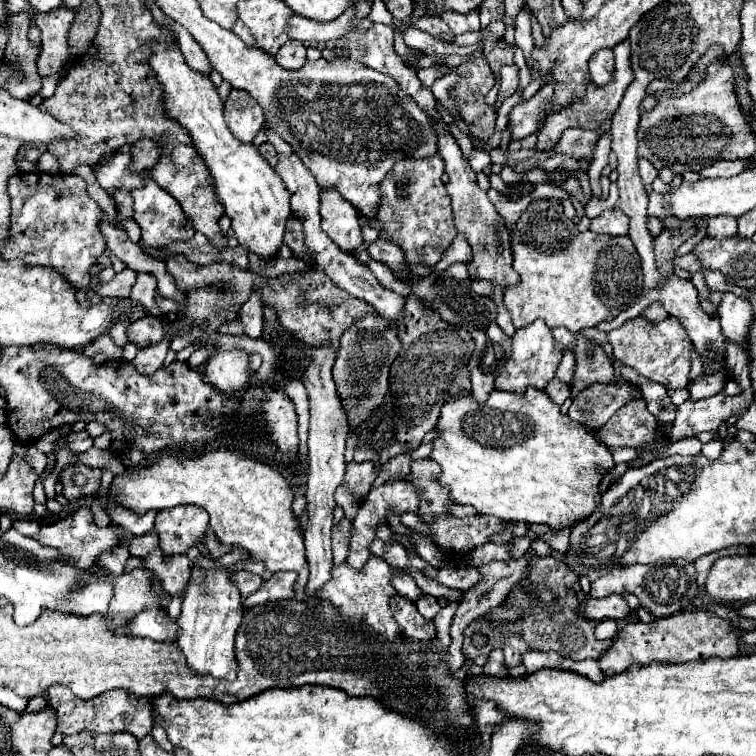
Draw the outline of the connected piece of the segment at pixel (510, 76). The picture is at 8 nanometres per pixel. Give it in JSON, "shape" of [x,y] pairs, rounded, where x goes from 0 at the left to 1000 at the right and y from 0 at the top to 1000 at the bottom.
{"shape":[[[677,85],[677,87],[664,87],[661,103],[664,103],[664,114],[661,114],[661,122],[659,122],[659,132],[656,132],[653,140],[651,140],[656,151],[659,151],[661,138],[664,138],[669,130],[675,130],[675,127],[683,122],[683,116],[685,116],[685,87],[683,87],[683,85]]]}

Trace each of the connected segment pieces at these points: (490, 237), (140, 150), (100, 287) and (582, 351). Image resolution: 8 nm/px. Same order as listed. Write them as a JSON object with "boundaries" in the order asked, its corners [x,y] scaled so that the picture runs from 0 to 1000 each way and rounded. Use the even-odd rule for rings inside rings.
{"boundaries":[[[[582,175],[579,177],[579,204],[590,214],[590,228],[595,233],[595,241],[590,243],[590,251],[598,262],[598,278],[601,278],[601,296],[606,307],[611,307],[624,325],[624,344],[619,347],[619,360],[624,368],[640,368],[664,381],[664,386],[680,376],[685,376],[685,362],[677,354],[677,331],[675,331],[675,310],[667,302],[667,294],[661,283],[656,280],[653,270],[643,259],[640,251],[632,249],[630,243],[630,228],[614,212],[611,198],[601,180],[595,175]],[[664,323],[664,336],[659,333],[659,325]]],[[[183,185],[177,190],[177,196],[175,196],[175,220],[172,222],[175,225],[177,222],[180,225],[201,222],[209,214],[212,204],[214,204],[214,198],[212,198],[212,193],[206,188],[201,188],[201,185]]],[[[164,354],[159,362],[153,362],[146,373],[130,373],[122,384],[135,389],[135,392],[148,392],[148,394],[172,394],[172,384],[180,373],[180,360]]],[[[765,444],[765,455],[759,460],[762,468],[762,495],[754,505],[754,516],[757,524],[762,524],[770,513],[791,505],[791,508],[802,508],[802,505],[815,505],[812,500],[812,487],[810,479],[804,476],[804,471],[799,468],[796,460],[788,460],[786,468],[780,471],[775,463],[775,444]]]]}

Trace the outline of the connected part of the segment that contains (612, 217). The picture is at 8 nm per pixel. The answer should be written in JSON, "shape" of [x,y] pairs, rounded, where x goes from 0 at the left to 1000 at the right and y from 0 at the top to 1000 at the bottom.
{"shape":[[[802,278],[791,288],[783,291],[780,304],[790,310],[807,310],[807,312],[820,312],[831,307],[831,286],[823,278]]]}

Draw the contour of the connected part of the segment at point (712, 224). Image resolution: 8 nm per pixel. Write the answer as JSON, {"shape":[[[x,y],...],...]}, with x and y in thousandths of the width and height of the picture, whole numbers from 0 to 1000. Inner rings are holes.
{"shape":[[[942,286],[934,288],[934,312],[937,315],[966,315],[966,312],[976,312],[976,294],[968,286]]]}

